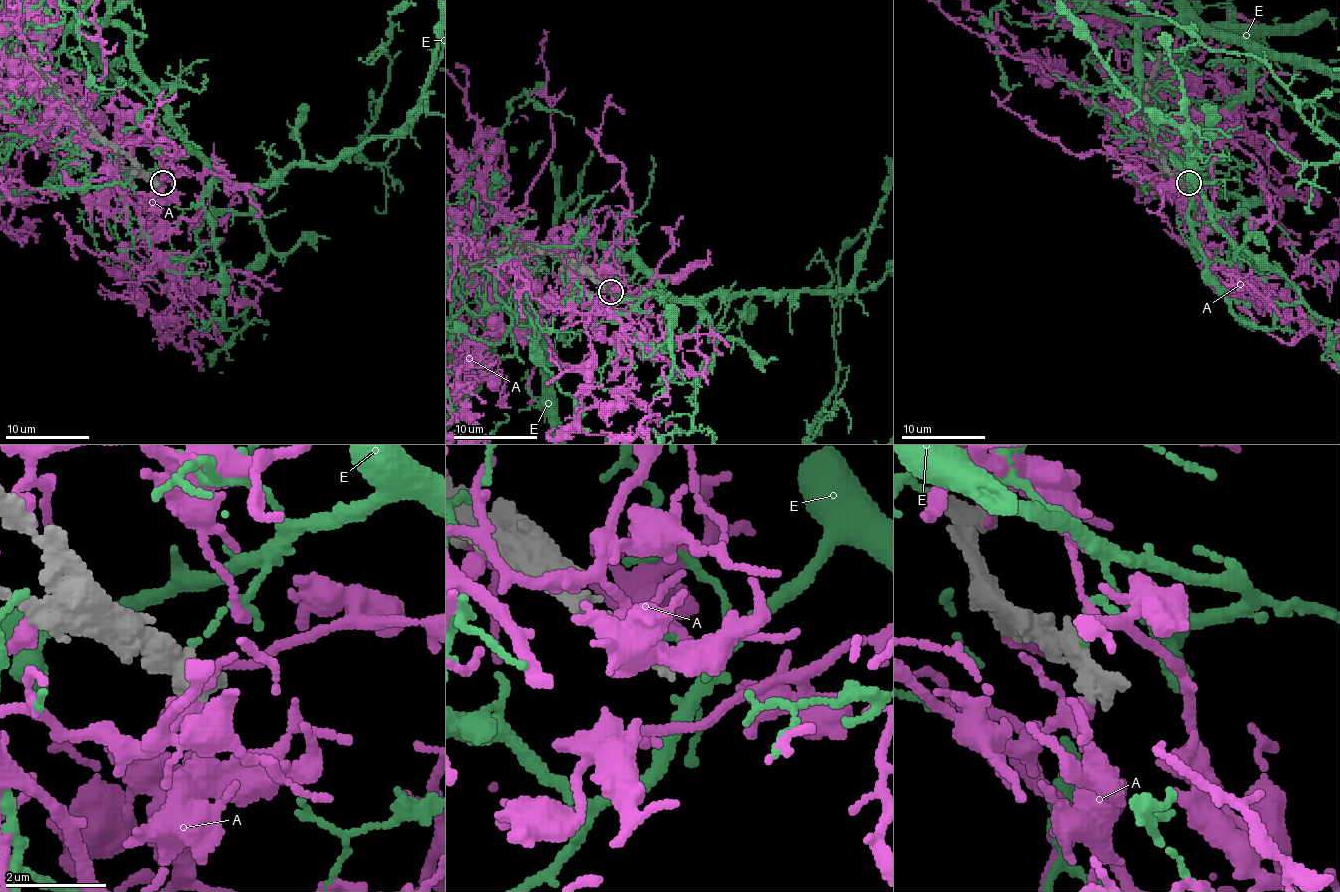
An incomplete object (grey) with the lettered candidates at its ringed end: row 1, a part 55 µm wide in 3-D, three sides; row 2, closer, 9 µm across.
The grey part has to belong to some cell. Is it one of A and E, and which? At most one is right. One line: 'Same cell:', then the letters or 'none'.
Same cell: none

